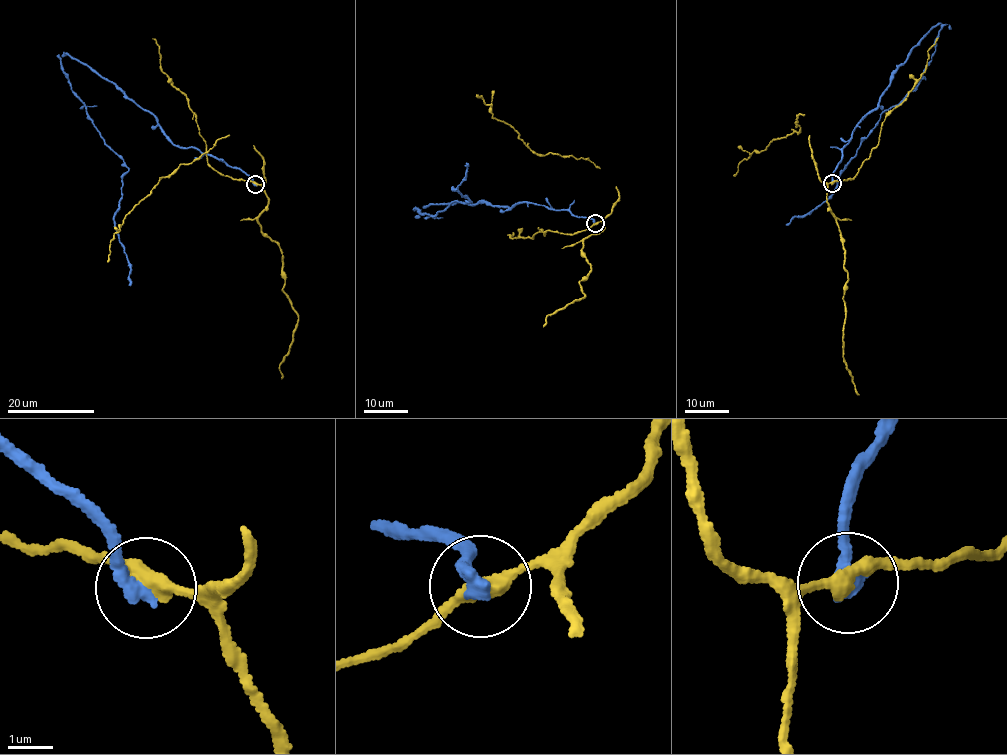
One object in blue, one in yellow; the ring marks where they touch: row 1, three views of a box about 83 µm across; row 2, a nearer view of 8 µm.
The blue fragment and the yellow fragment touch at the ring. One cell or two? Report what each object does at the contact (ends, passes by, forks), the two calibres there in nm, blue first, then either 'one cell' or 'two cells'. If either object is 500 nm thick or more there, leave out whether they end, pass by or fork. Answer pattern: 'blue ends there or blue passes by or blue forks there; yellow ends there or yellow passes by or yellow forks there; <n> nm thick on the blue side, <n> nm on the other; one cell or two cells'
blue ends there; yellow passes by; 400 nm thick on the blue side, 320 nm on the other; two cells

